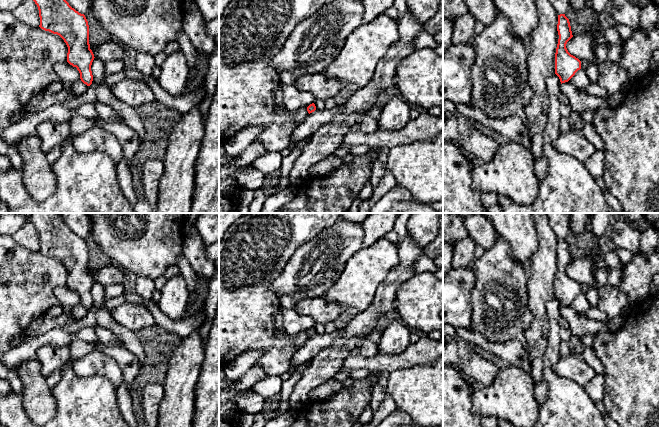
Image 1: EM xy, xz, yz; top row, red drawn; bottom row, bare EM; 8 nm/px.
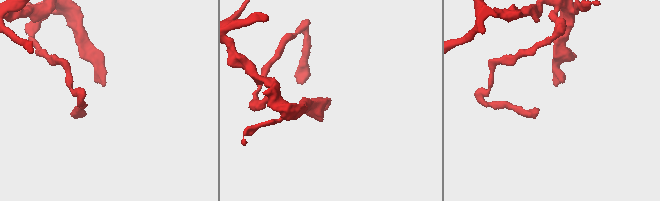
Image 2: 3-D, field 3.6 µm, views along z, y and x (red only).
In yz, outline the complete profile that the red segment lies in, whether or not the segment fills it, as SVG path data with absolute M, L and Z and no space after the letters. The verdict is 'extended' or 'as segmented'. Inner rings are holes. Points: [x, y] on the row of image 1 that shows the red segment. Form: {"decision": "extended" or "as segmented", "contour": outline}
{"decision": "as segmented", "contour": "M565 14L558 15L557 31L559 39L555 53L555 74L562 84L568 82L581 69L581 61L571 55L566 48L567 42L573 35L569 19Z"}

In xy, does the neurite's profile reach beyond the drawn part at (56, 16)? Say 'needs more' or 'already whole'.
already whole

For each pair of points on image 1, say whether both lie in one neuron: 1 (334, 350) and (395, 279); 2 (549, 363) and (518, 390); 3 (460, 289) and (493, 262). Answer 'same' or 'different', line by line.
1: same
2: different
3: different

